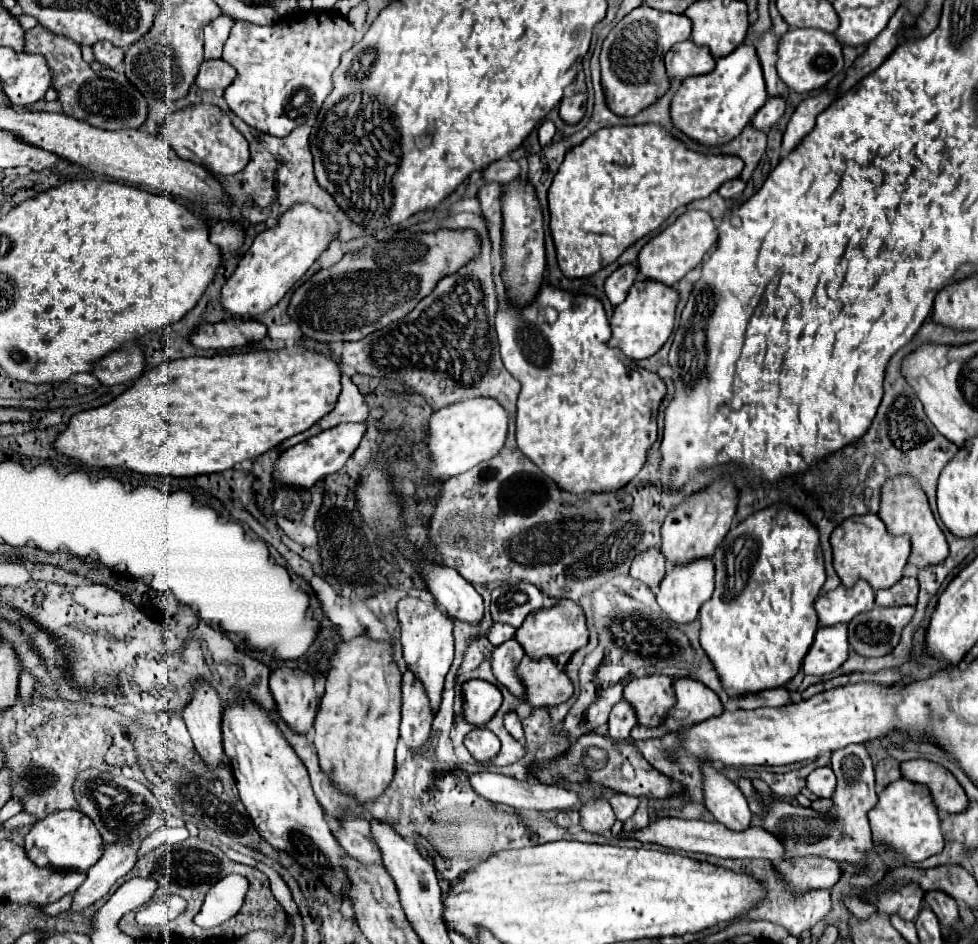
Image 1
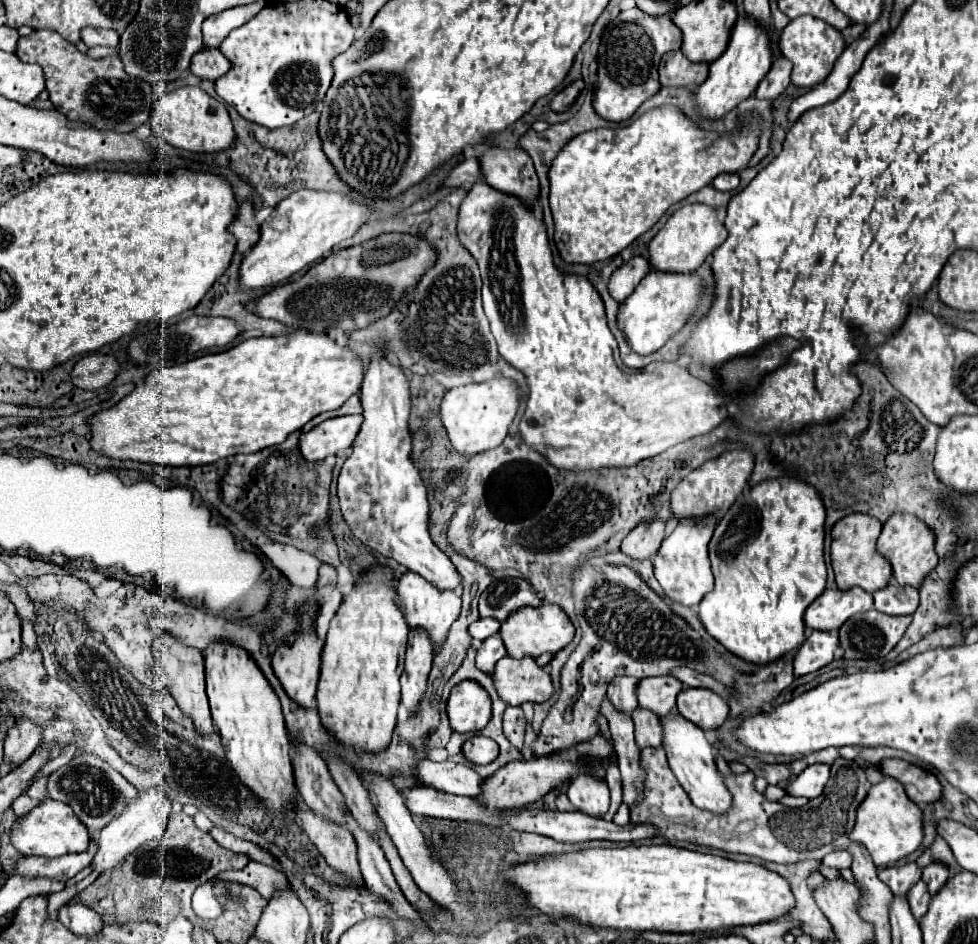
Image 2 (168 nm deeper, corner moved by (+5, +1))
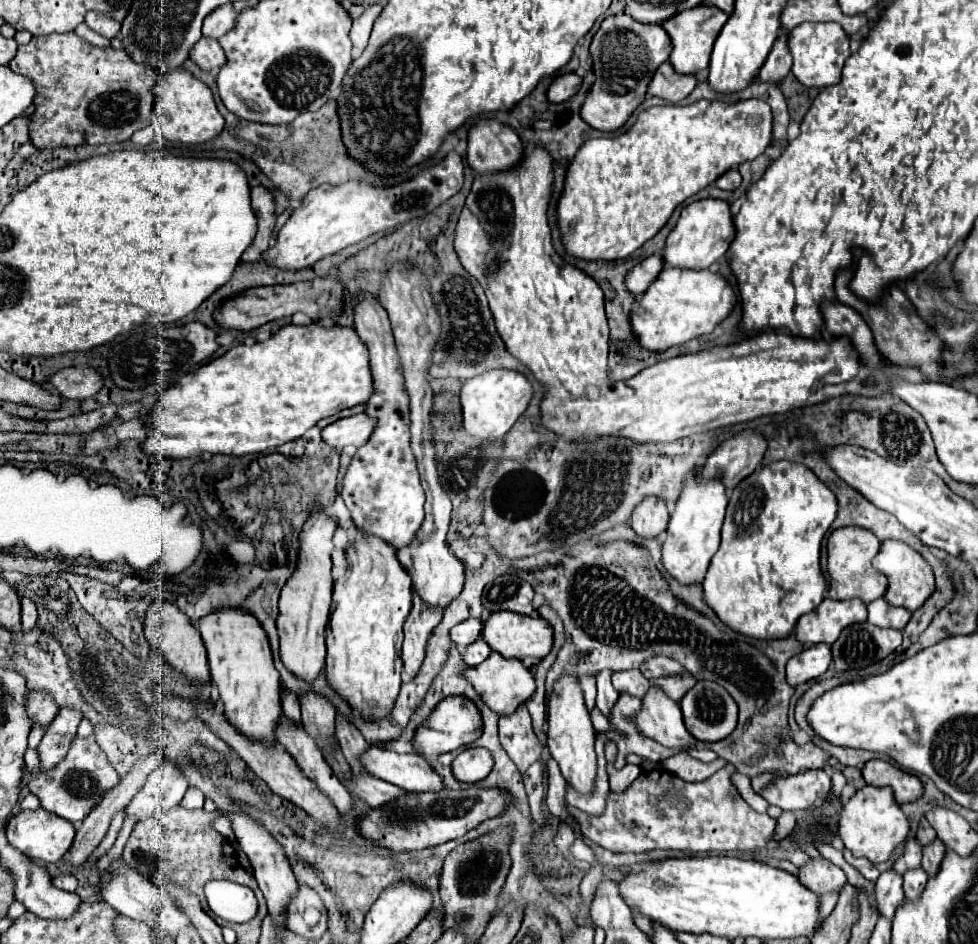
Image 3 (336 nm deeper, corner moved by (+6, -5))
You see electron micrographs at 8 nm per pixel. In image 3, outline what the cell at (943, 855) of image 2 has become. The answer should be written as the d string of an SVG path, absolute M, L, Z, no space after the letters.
M921 817L921 821L919 821L917 839L921 841L921 845L927 845L927 841L935 839L935 831L933 831L933 827L927 823L927 819L925 819L925 817Z

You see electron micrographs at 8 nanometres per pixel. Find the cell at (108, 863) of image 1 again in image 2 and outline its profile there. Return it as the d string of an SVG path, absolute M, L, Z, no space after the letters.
M154 787L150 791L140 791L140 797L136 801L130 801L126 805L126 811L122 815L118 815L118 819L110 821L98 835L96 835L96 843L98 843L98 853L92 861L92 871L96 871L98 875L118 867L120 863L124 863L124 859L128 855L132 855L138 847L142 847L146 841L154 841L162 835L162 831L166 829L166 821L172 809L172 801L166 797L164 787Z

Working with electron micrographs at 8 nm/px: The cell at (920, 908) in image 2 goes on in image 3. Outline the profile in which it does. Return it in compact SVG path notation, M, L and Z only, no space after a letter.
M923 867L905 871L905 875L903 875L903 891L905 891L905 897L907 899L917 899L921 895L921 889L925 889L927 879L929 877L927 877L927 873L925 873Z

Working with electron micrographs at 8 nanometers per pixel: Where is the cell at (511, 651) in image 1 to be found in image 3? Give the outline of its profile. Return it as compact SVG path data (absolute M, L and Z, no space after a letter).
M477 639L477 641L471 643L471 645L467 647L467 651L463 653L463 661L465 661L469 667L475 667L475 665L483 663L483 661L489 657L489 653L491 653L489 645L487 645L483 639Z

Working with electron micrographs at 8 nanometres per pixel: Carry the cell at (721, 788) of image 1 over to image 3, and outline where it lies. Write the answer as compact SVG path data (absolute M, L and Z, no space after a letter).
M651 685L643 697L643 705L633 713L633 723L649 739L669 747L689 747L695 739L687 733L677 701L667 697L663 689Z

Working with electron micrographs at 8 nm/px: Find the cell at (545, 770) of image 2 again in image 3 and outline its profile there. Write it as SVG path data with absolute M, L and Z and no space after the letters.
M473 785L459 791L453 789L441 789L429 793L407 791L405 797L391 801L389 805L381 805L381 809L369 809L365 817L359 819L357 831L365 839L369 839L375 847L385 847L395 853L421 851L463 837L481 821L503 813L505 805L509 803L511 797L505 793L501 795L499 789L477 789Z

